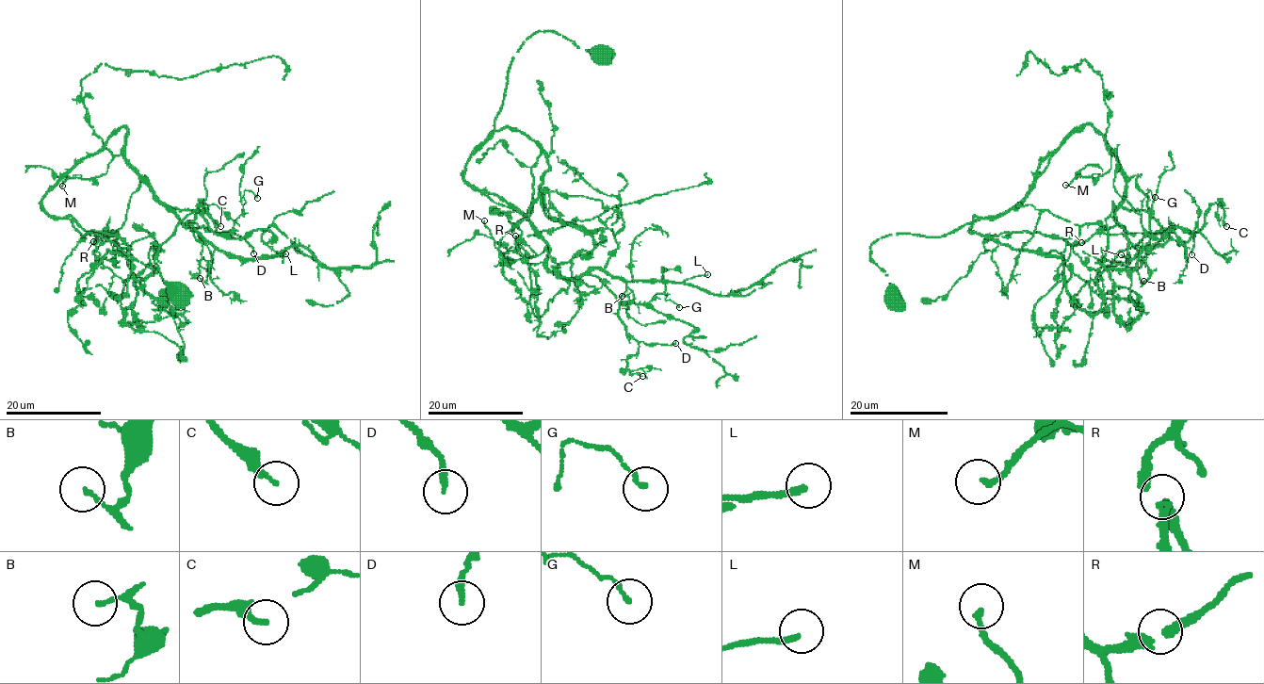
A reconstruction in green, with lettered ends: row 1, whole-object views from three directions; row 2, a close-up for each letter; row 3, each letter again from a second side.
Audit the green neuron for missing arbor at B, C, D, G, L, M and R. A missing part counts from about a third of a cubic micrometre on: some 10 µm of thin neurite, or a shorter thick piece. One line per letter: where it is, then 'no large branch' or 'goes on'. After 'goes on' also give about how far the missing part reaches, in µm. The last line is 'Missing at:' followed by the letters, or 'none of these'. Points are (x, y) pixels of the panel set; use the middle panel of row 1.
B: place (622, 296); no large branch
C: place (642, 376); no large branch
D: place (675, 343); no large branch
G: place (679, 307); no large branch
L: place (707, 274); no large branch
M: place (484, 220); no large branch
R: place (515, 236); no large branch
Missing at: none of these

